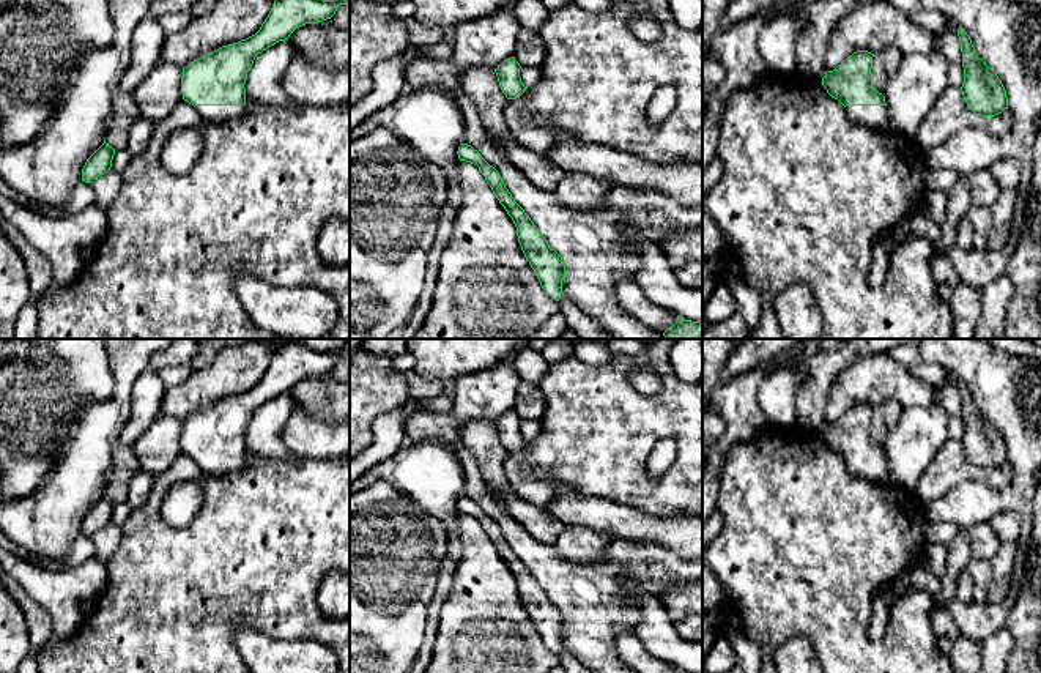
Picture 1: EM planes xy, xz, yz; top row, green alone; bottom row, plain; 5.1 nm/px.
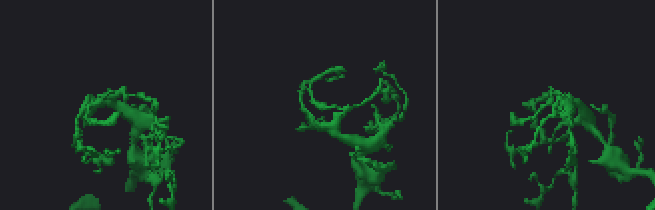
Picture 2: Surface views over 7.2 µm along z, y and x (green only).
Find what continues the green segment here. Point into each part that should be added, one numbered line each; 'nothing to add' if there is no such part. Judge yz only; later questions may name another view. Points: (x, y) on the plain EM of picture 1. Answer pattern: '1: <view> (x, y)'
1: yz (876, 470)

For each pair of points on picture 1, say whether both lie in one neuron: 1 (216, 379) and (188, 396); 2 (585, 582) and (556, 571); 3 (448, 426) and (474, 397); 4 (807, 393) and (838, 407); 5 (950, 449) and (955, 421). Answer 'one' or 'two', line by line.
1: one
2: one
3: one
4: two
5: two

